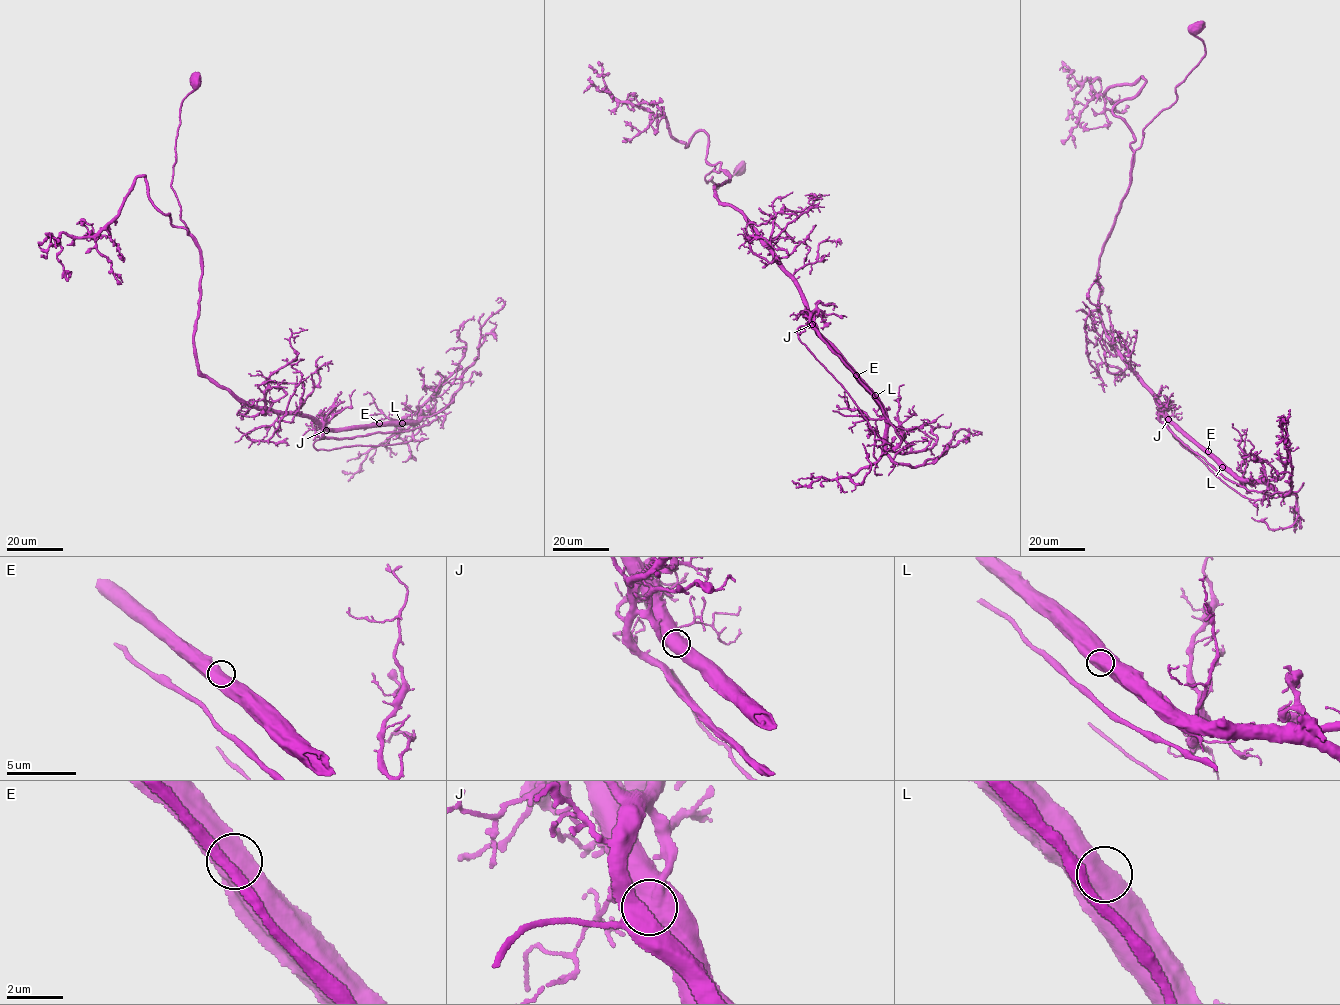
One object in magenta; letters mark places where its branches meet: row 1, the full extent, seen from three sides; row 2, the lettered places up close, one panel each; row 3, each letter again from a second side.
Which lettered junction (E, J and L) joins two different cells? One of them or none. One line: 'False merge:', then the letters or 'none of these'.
False merge: J

